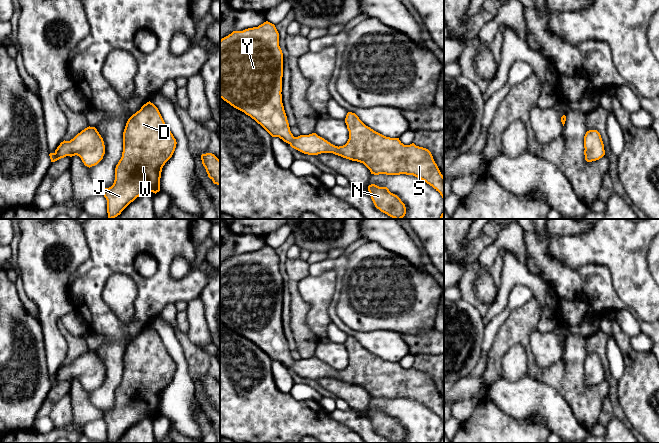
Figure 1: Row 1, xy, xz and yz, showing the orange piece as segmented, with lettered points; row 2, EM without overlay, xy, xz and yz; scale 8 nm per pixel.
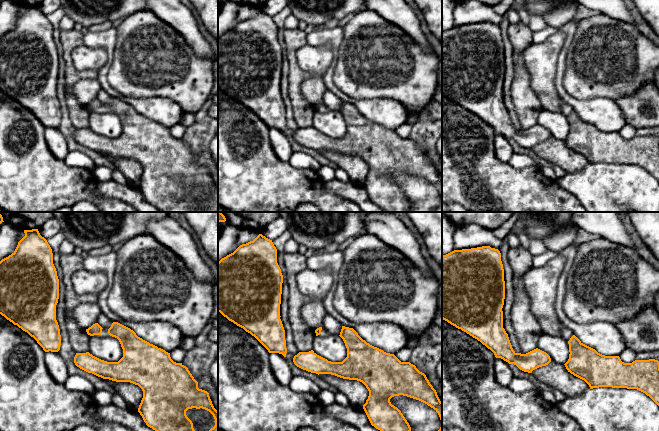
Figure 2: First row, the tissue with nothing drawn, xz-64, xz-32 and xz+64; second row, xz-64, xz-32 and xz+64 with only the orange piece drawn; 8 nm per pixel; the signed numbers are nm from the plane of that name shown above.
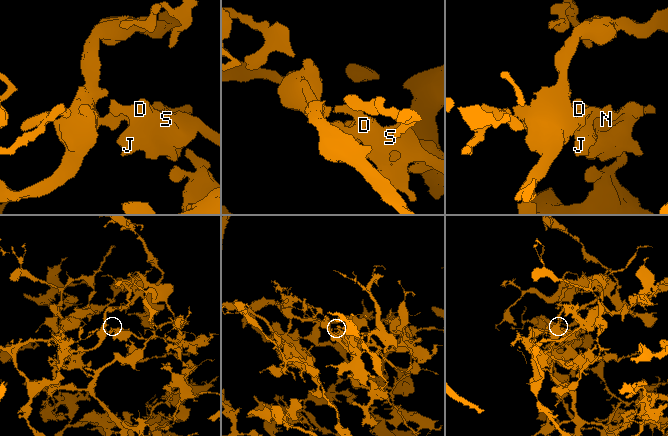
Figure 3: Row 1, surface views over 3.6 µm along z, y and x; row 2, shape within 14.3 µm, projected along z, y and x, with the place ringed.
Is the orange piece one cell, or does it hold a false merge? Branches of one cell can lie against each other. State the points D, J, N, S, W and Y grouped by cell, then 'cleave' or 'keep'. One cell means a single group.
groups D J N S W Y; keep

